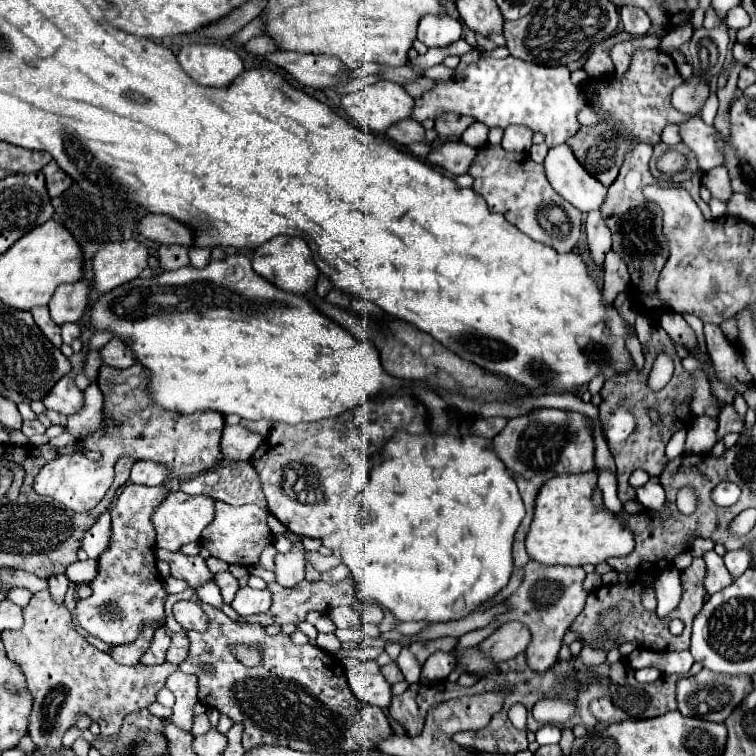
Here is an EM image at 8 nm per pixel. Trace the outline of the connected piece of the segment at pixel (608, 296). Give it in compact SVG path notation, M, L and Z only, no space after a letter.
M613 251L607 253L603 267L605 267L603 299L605 299L605 303L613 303L617 293L621 293L629 287L629 271L627 271L627 265L623 263L623 259L619 255L615 255Z

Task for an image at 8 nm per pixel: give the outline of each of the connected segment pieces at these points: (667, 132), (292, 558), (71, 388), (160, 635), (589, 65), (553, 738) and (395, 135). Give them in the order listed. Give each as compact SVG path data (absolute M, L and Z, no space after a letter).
M667 125L667 127L663 129L661 141L665 141L667 145L677 145L677 143L681 141L681 135L679 135L679 125Z
M293 541L293 549L275 555L275 577L283 587L295 587L305 579L305 549L301 541Z
M65 375L53 387L53 391L43 399L43 403L47 409L53 409L63 415L73 415L73 411L81 409L81 399L83 399L83 391L75 385L71 377Z
M159 627L153 635L153 641L149 645L149 649L141 655L141 663L143 665L159 665L159 663L165 663L165 653L169 649L169 643L171 643L171 637L167 633L165 627Z
M603 41L603 43L597 43L591 49L591 53L589 53L589 57L587 57L585 65L583 65L583 69L587 71L587 75L591 79L605 77L605 75L613 75L613 61L609 57L611 45L613 45L611 41Z
M547 723L547 725L543 725L535 735L537 735L537 743L539 743L539 745L551 745L551 743L559 743L559 739L561 739L561 729L559 729L557 725Z
M407 119L407 121L401 121L393 127L389 127L387 137L401 143L401 145L413 145L413 143L425 141L425 129L423 129L421 123Z

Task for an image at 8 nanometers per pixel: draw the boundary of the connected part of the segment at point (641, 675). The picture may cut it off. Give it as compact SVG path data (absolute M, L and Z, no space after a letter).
M645 667L645 669L639 669L637 673L635 673L635 679L637 681L641 681L641 683L651 683L651 681L655 681L657 677L661 675L661 671L657 671L657 667Z

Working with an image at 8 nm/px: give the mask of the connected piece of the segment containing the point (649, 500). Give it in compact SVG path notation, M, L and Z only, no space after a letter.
M648 481L645 487L636 489L637 501L649 509L649 511L659 511L659 515L669 517L669 509L665 503L665 491L661 484Z

